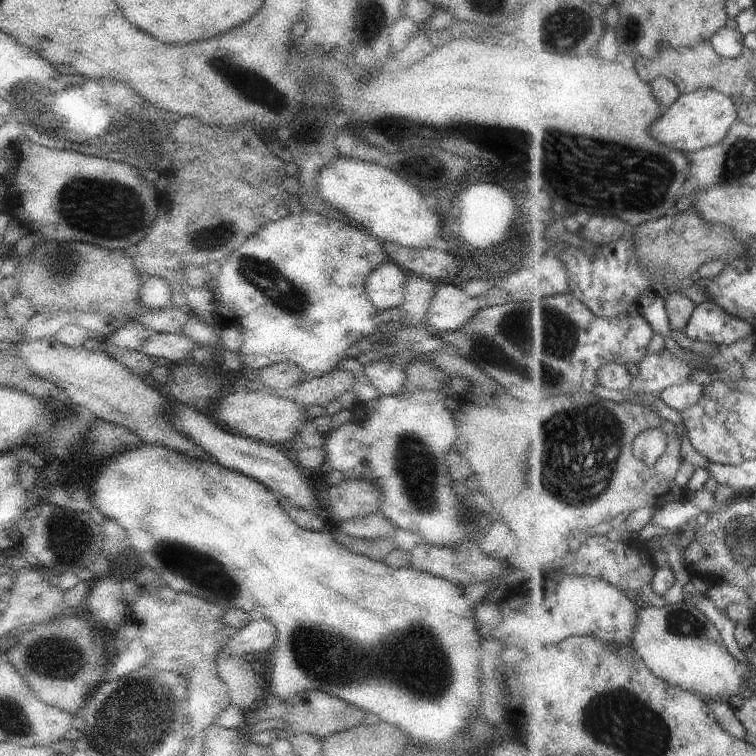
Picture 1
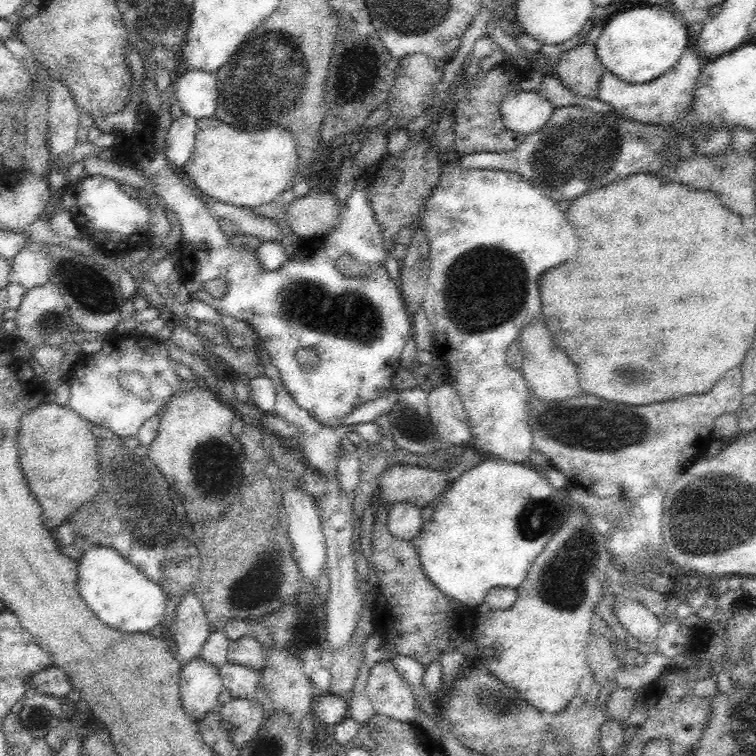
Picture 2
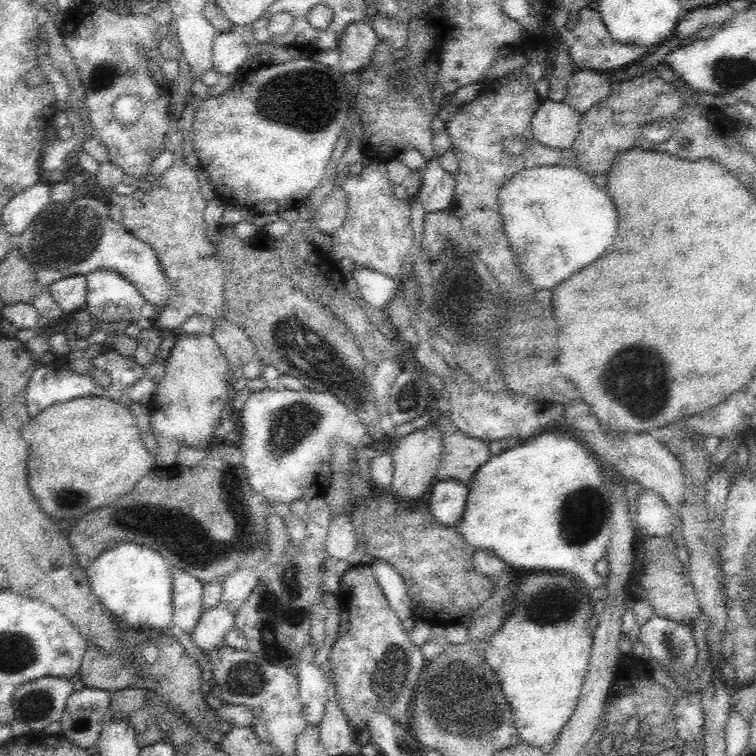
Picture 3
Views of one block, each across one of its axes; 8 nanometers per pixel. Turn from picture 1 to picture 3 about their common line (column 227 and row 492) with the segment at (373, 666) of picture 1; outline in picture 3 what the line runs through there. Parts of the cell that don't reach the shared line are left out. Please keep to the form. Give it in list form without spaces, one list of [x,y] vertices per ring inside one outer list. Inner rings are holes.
[[[563,427],[554,428],[526,442],[494,454],[468,484],[469,494],[464,516],[458,526],[466,542],[475,549],[494,551],[512,566],[524,568],[550,568],[572,572],[586,588],[604,587],[607,576],[596,573],[596,562],[606,558],[610,542],[611,501],[607,473],[603,463],[580,440],[572,437]]]

